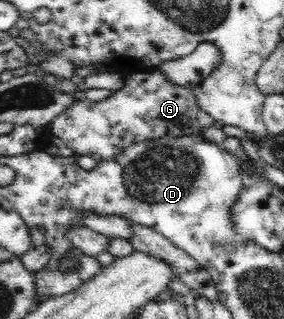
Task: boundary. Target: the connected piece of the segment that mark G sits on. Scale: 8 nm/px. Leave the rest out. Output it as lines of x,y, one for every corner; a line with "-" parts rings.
156,68
140,73
132,72
127,77
125,88
111,93
100,102
90,102
86,98
72,102
47,125
47,130
73,150
74,156
90,156
97,163
112,160
114,156
122,154
124,148
130,148
140,142
158,140
164,136
202,136
204,130
215,126
215,121
206,112
198,109
193,99
193,91
190,88
180,88
168,83

